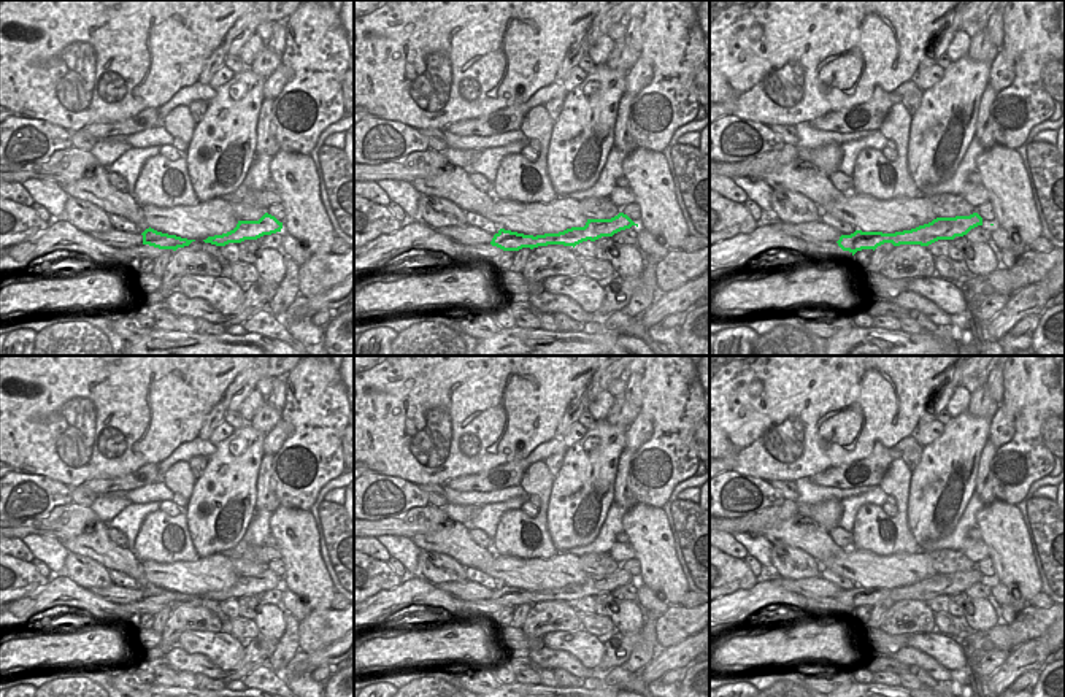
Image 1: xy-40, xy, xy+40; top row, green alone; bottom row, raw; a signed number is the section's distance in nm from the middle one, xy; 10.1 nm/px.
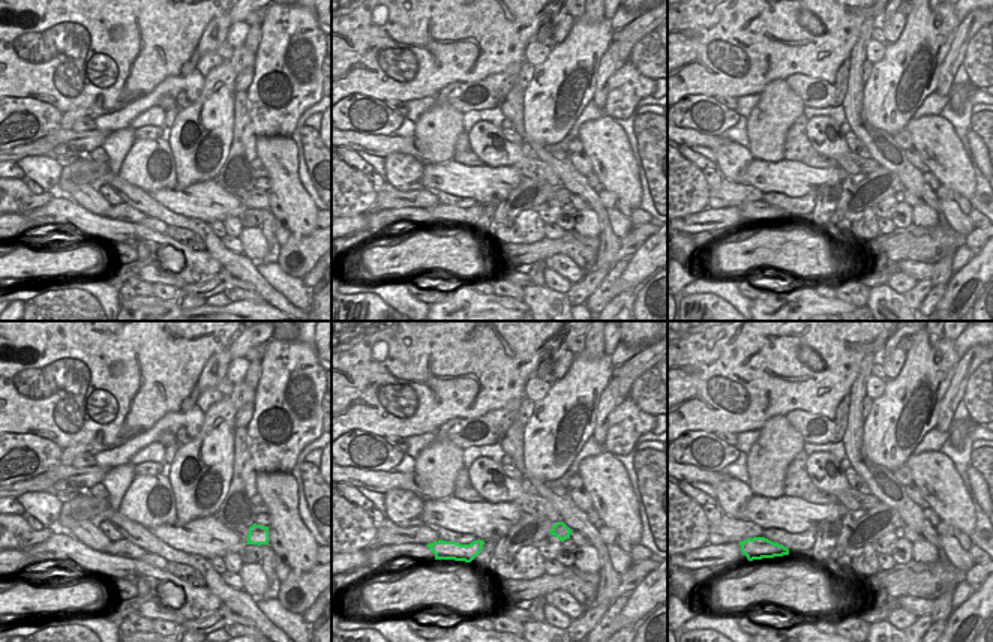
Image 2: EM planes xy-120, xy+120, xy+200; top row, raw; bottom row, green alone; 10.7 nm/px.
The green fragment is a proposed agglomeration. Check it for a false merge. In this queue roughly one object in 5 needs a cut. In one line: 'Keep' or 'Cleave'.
Keep

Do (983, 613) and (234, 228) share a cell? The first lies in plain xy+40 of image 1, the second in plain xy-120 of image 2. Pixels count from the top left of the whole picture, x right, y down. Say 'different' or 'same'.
different

